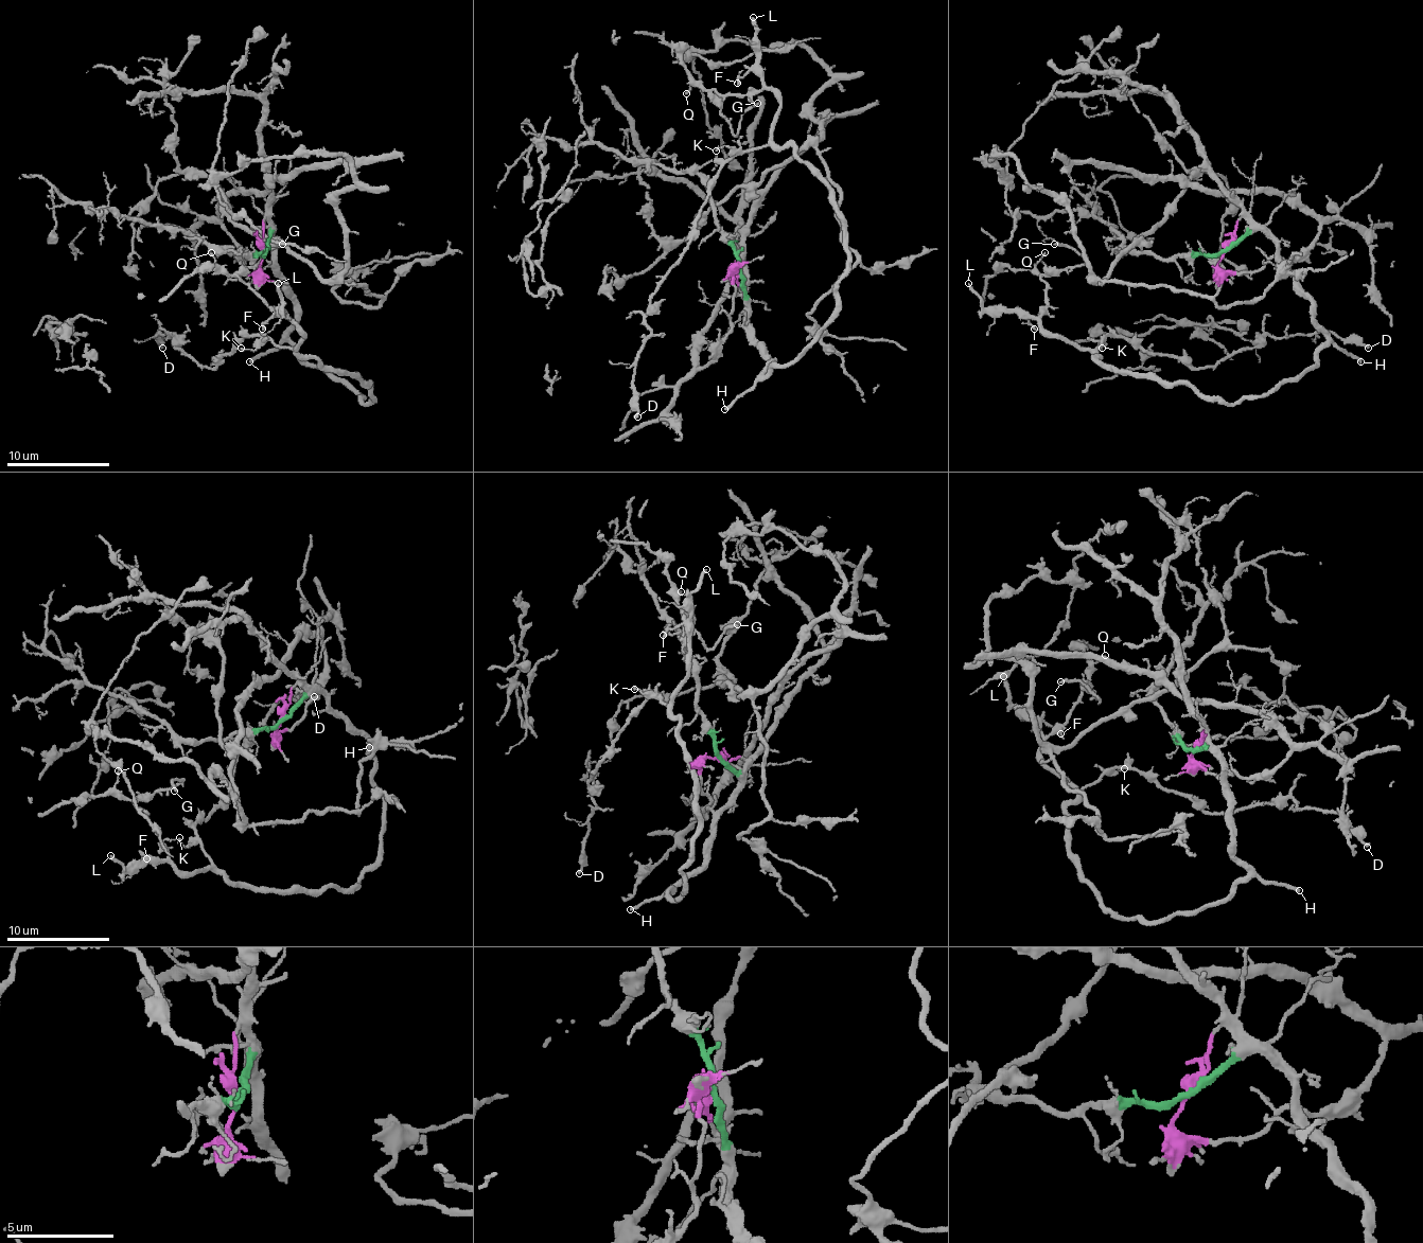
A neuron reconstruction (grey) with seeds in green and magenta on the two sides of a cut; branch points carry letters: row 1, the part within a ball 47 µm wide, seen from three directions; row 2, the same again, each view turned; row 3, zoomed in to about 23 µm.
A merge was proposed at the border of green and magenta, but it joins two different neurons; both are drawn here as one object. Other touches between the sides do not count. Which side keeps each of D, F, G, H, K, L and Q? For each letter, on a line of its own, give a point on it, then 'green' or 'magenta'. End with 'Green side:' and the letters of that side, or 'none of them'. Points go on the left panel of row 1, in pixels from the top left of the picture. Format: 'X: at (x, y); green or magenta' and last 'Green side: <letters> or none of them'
D: at (162, 348); green
F: at (262, 329); green
G: at (282, 244); green
H: at (249, 361); green
K: at (241, 348); green
L: at (278, 283); green
Q: at (211, 252); green
Green side: D, F, G, H, K, L, Q

